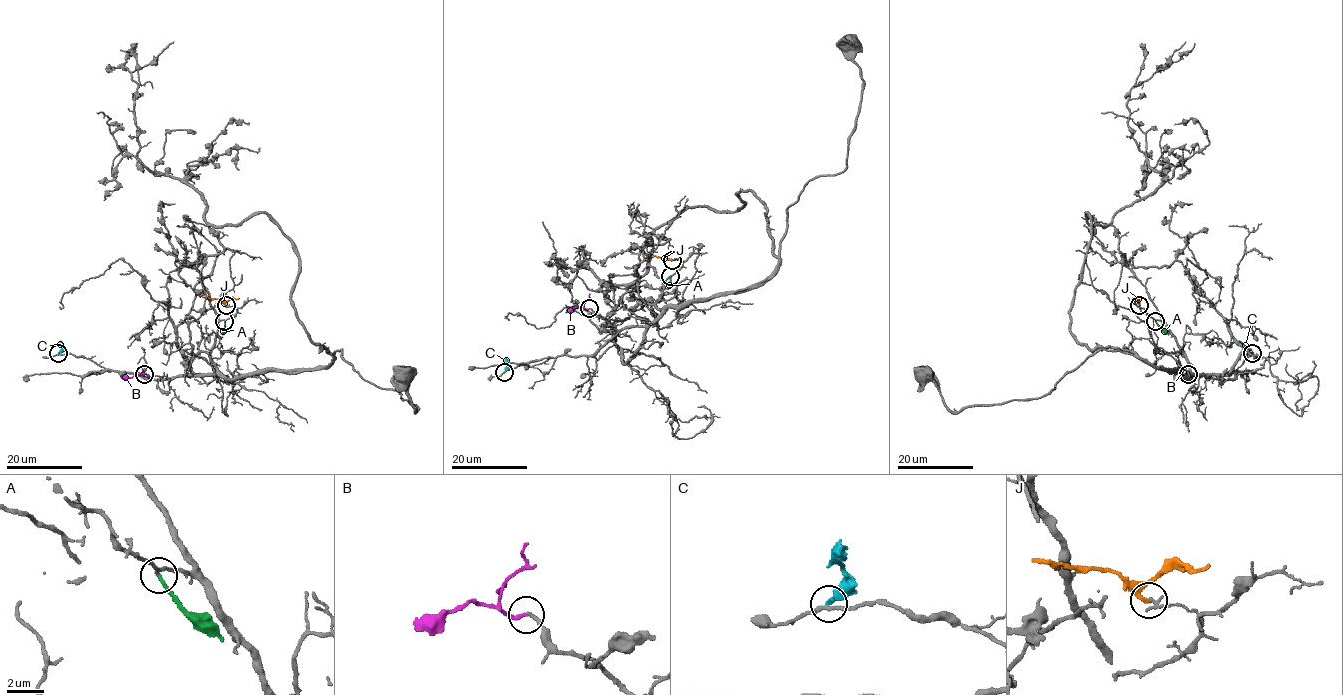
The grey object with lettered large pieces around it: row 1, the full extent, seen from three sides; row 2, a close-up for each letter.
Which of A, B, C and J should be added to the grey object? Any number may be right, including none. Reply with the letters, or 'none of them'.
B

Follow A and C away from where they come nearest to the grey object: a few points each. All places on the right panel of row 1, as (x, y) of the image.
A: (1155, 321), (1168, 333)
C: (1252, 353), (1237, 343)

